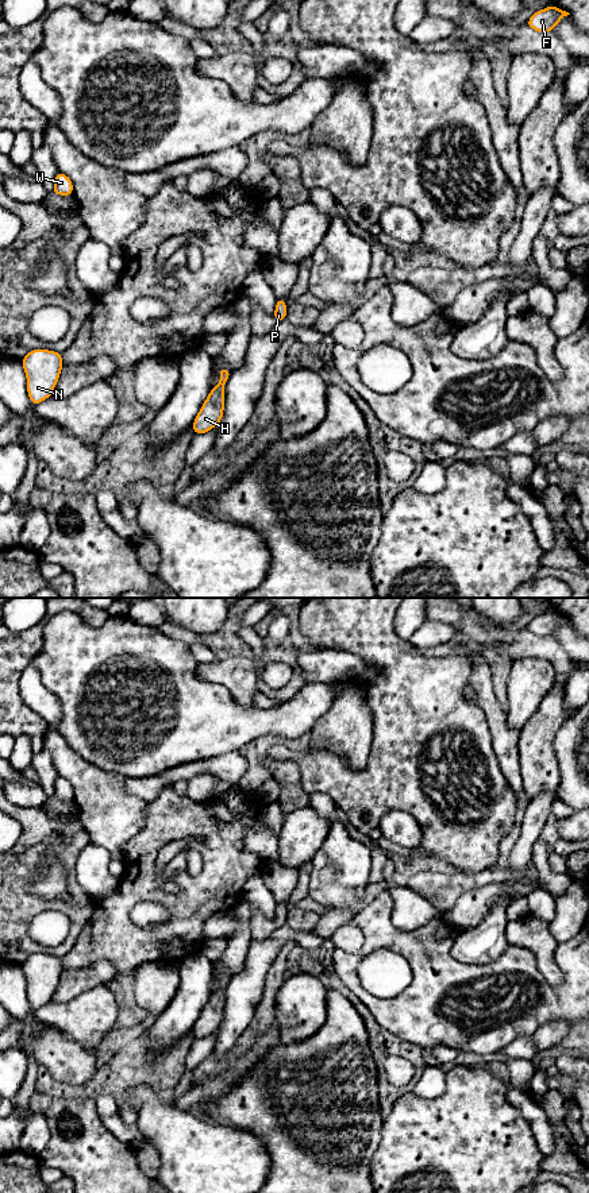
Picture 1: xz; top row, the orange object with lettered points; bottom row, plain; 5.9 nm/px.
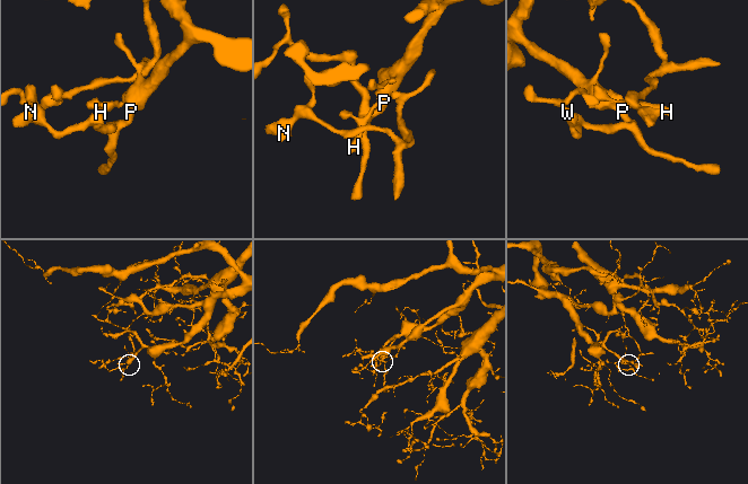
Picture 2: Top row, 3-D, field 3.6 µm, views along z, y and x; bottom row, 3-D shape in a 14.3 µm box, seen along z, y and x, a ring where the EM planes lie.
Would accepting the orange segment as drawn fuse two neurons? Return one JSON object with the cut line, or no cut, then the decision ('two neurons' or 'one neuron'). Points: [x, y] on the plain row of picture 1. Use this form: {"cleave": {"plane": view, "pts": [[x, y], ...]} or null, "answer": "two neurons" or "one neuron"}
{"cleave": null, "answer": "one neuron"}

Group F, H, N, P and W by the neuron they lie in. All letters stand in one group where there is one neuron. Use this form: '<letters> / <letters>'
F H N P W

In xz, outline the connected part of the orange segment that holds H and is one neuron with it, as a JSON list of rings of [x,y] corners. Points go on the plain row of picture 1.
[[[227,972],[219,973],[220,987],[212,992],[209,1000],[203,1008],[199,1019],[196,1020],[192,1032],[195,1039],[203,1039],[212,1032],[217,1031],[223,1022],[224,1015],[224,996],[223,992],[231,981],[231,976]]]

